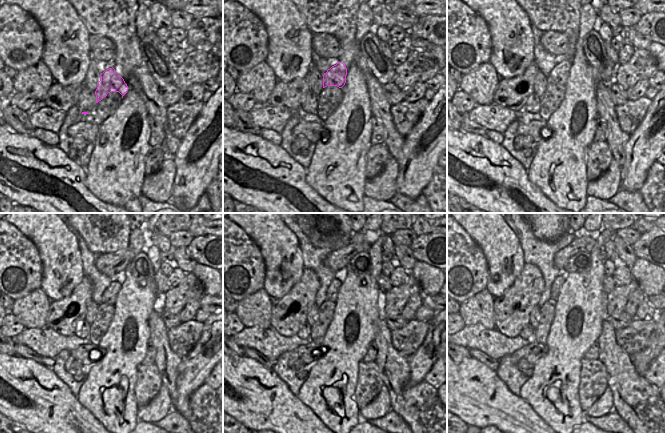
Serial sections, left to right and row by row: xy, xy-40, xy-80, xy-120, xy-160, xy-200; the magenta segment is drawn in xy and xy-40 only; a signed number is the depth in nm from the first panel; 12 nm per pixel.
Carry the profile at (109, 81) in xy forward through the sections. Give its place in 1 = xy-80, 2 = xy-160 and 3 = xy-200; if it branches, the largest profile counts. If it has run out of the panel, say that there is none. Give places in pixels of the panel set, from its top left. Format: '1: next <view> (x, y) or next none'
1: next xy-80 (559, 74)
2: next xy-160 (332, 292)
3: next xy-200 (559, 281)

